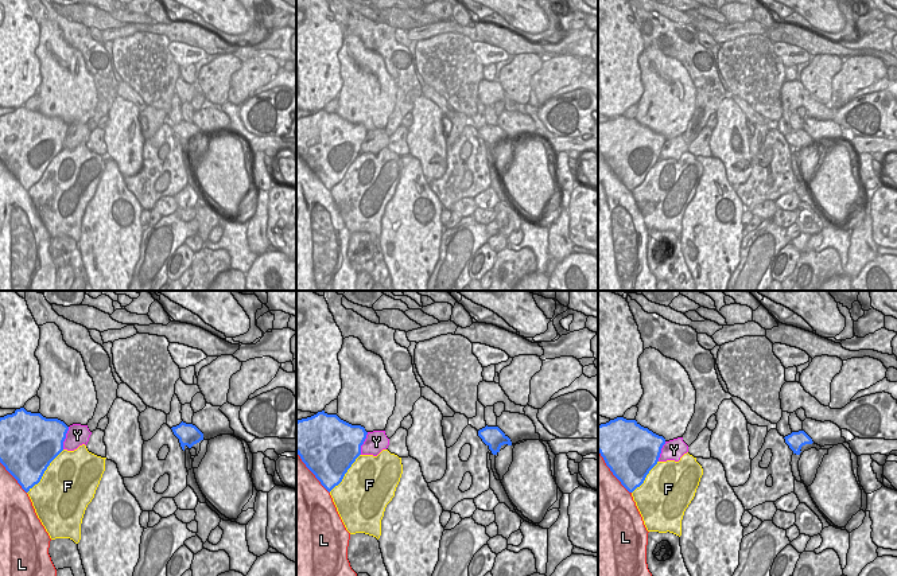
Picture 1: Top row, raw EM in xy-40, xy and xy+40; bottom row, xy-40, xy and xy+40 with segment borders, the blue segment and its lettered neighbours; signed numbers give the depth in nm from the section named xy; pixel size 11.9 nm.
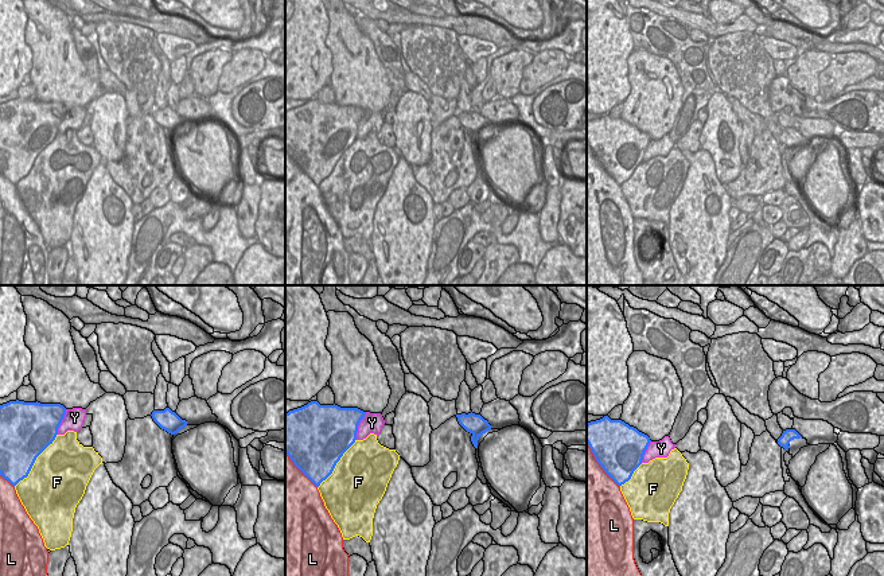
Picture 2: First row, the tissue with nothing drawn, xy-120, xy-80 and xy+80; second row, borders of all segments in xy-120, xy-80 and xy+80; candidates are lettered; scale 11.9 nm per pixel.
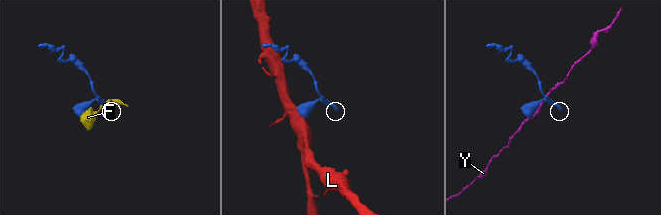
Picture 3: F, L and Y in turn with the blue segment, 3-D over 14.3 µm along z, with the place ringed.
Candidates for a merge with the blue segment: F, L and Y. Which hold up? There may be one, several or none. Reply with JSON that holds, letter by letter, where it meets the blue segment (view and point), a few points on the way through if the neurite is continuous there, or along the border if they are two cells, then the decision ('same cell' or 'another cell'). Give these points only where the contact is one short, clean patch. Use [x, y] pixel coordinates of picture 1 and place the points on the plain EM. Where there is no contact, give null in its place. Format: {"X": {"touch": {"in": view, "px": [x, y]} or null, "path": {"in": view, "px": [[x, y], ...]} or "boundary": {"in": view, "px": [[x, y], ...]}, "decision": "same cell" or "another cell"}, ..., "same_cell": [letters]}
{"F": {"touch": {"in": "xy-40", "px": [45, 168]}, "decision": "another cell"}, "L": {"touch": {"in": "xy+40", "px": [610, 168]}, "decision": "another cell"}, "Y": {"touch": {"in": "xy-40", "px": [65, 136]}, "decision": "another cell"}, "same_cell": []}

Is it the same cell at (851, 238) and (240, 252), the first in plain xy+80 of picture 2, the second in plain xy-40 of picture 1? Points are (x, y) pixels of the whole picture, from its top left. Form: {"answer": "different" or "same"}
{"answer": "different"}

